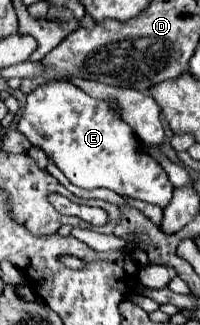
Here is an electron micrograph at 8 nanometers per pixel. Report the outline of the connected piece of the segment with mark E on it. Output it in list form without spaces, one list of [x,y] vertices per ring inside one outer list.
[[[59,79],[35,87],[27,95],[23,117],[17,131],[21,131],[31,145],[41,147],[53,157],[65,177],[83,189],[107,187],[119,195],[129,195],[159,207],[167,207],[173,197],[173,185],[155,159],[147,159],[135,147],[135,135],[125,121],[115,119],[105,101],[93,99],[73,83]]]

